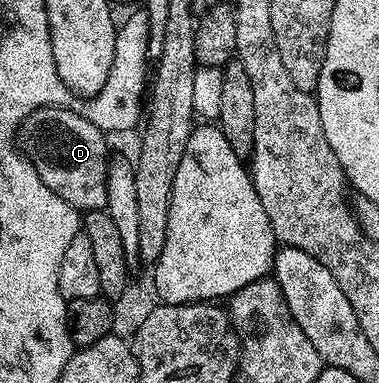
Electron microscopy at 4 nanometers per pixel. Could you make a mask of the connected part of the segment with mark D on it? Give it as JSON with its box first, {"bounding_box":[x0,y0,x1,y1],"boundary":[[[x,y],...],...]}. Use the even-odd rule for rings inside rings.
{"bounding_box":[19,106,111,212],"boundary":[[[44,106],[25,117],[19,131],[23,150],[31,159],[37,175],[61,199],[78,212],[103,210],[109,205],[107,176],[111,153],[105,143],[107,134],[98,123],[87,120],[84,113],[64,106]]]}

